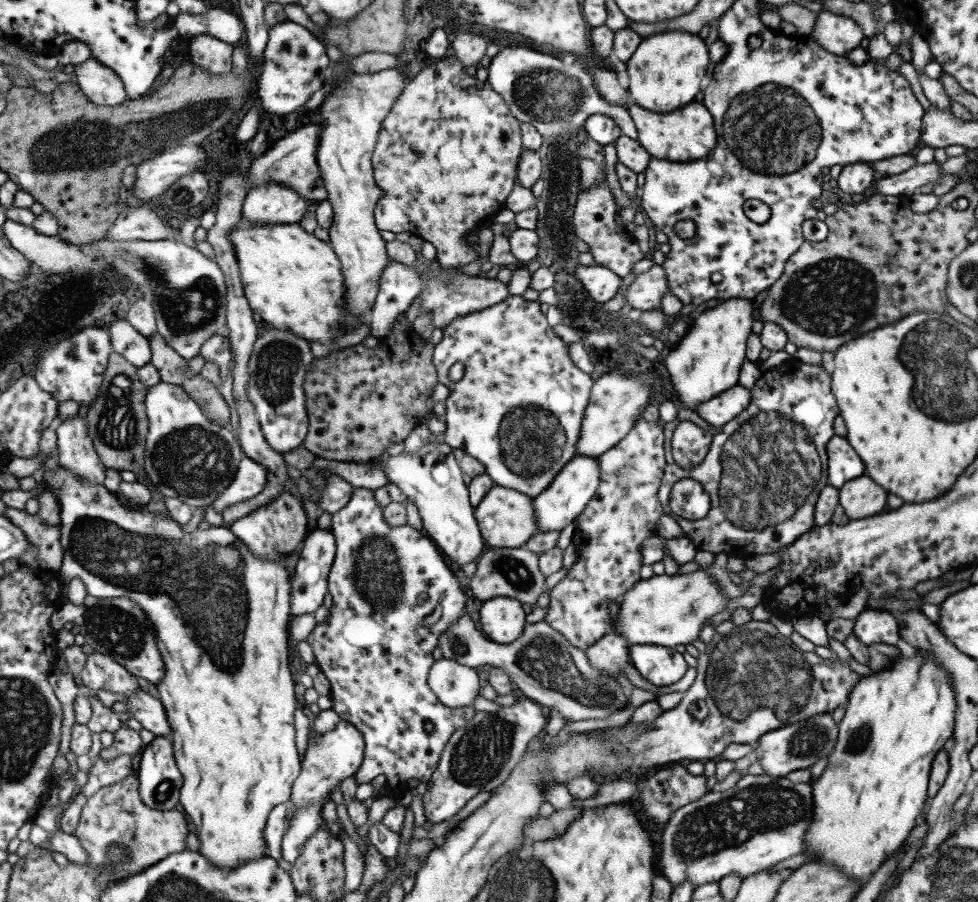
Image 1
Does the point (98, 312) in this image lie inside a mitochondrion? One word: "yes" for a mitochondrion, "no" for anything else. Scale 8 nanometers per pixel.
no

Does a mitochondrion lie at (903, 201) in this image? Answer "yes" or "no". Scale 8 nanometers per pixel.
no

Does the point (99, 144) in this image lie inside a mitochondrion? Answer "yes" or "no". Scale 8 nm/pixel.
yes

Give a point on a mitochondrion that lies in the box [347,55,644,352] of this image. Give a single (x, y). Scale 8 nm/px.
(554, 96)

